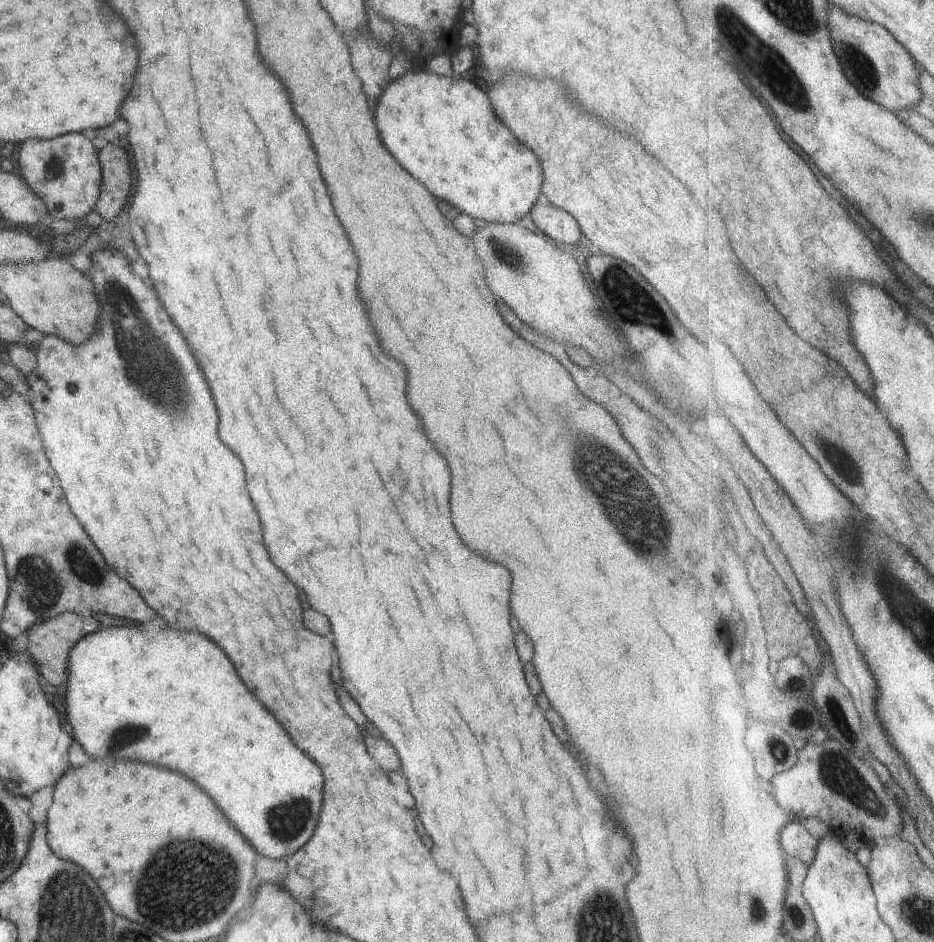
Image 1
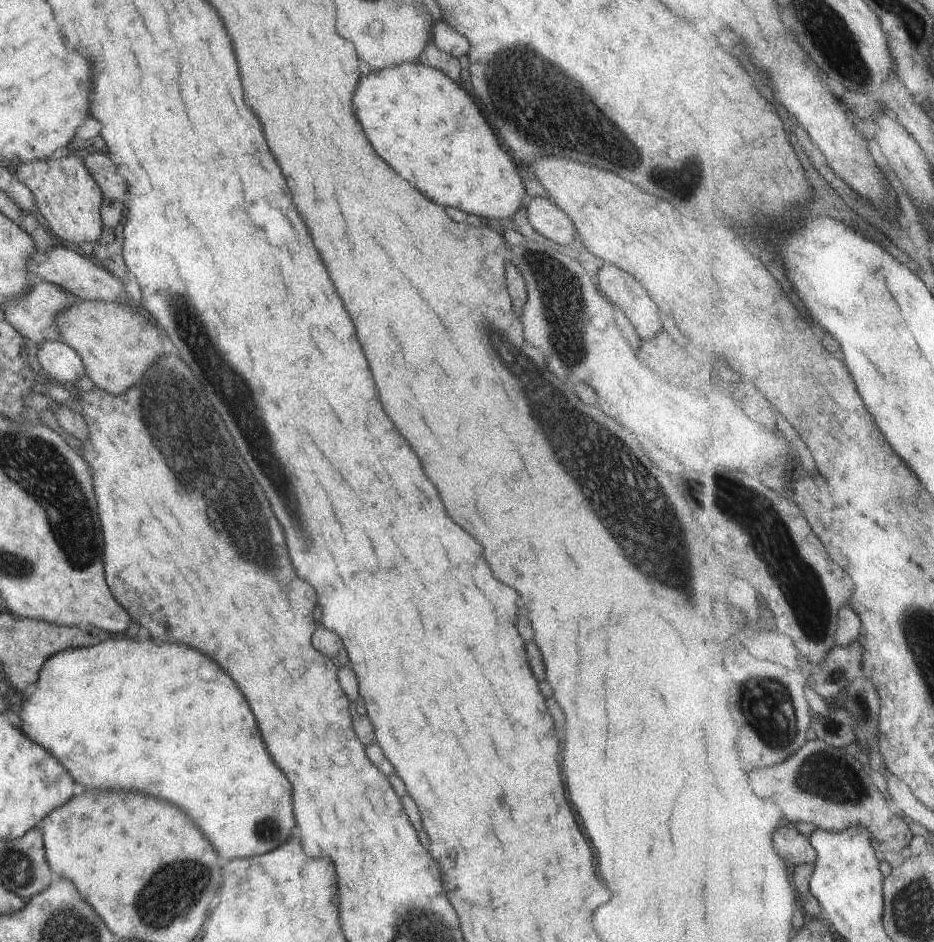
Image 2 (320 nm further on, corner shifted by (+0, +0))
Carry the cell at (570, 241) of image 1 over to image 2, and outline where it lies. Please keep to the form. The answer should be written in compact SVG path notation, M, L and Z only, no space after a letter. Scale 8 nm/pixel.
M532 197L527 215L536 232L558 245L569 246L576 239L574 223L550 198Z

